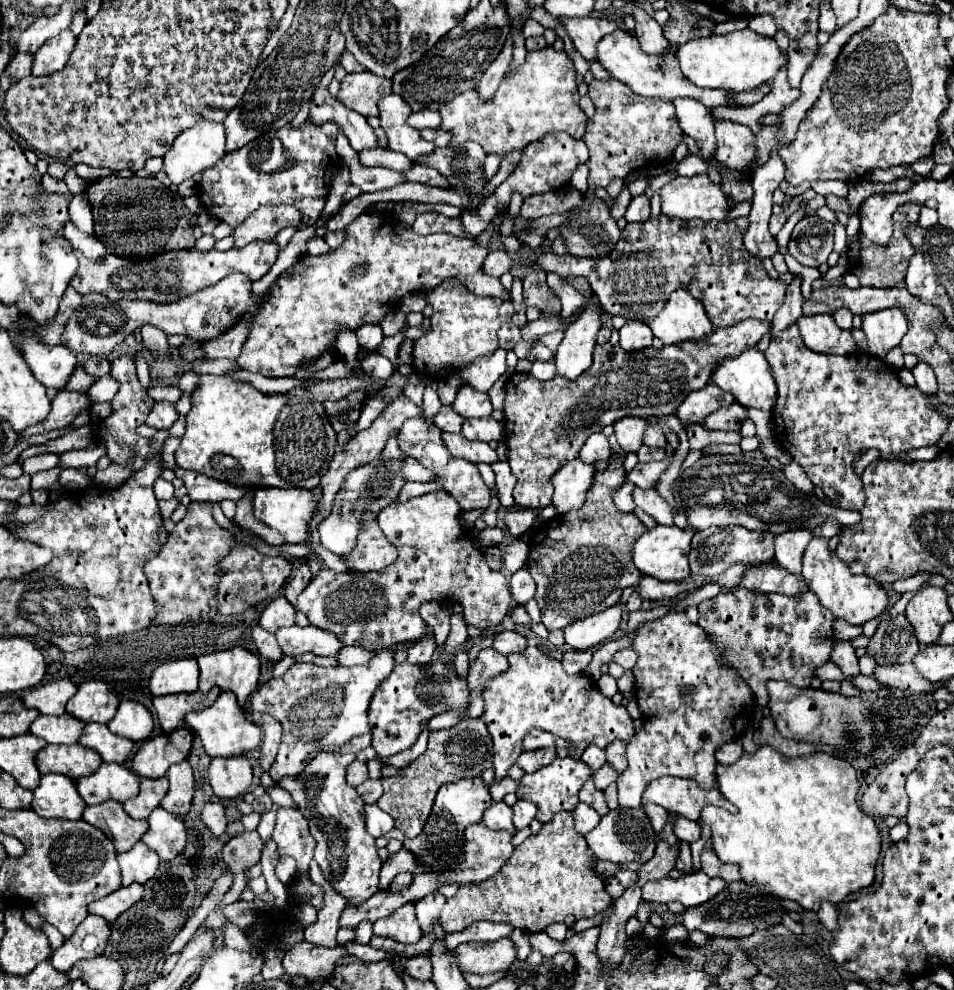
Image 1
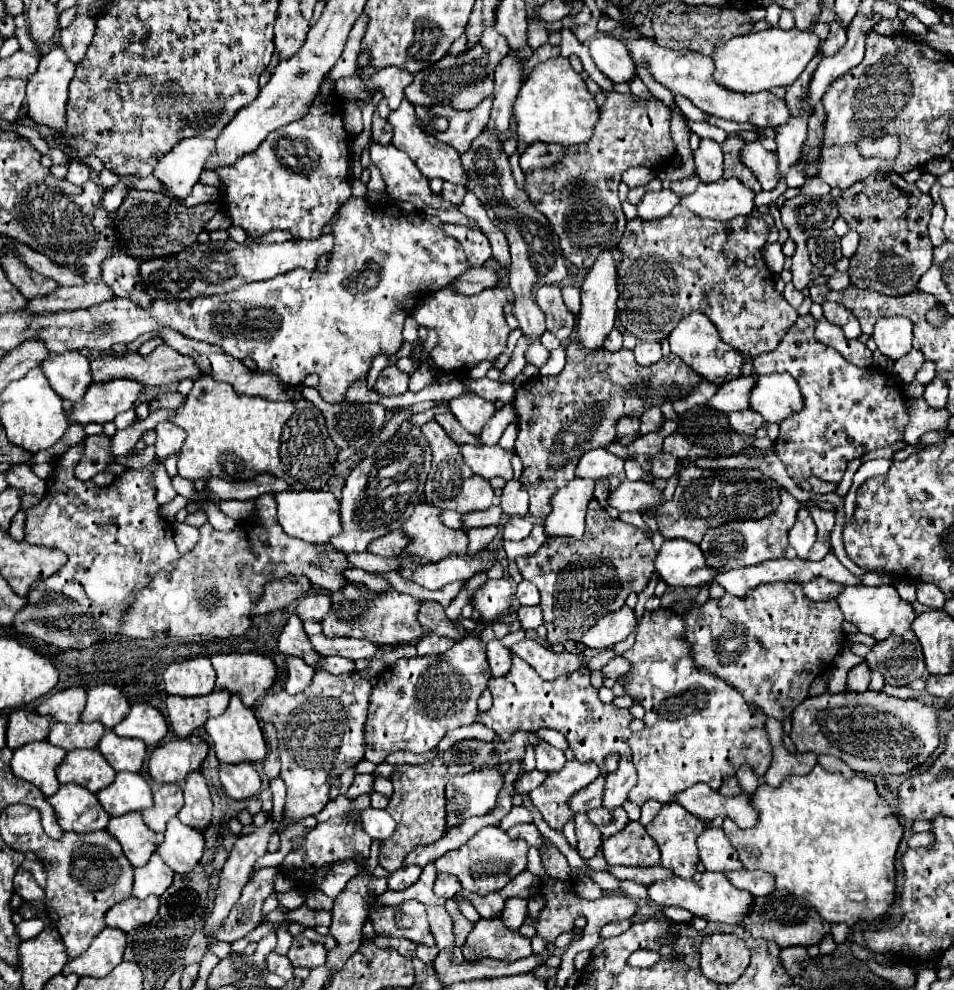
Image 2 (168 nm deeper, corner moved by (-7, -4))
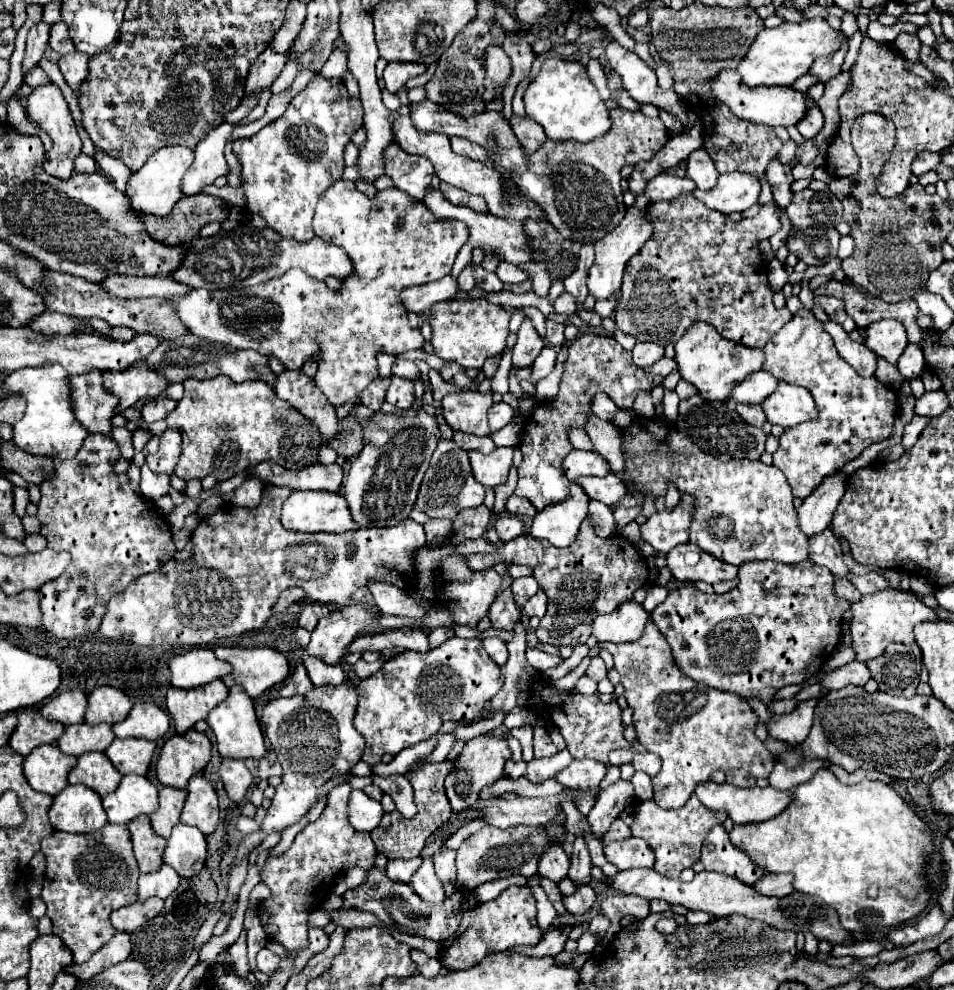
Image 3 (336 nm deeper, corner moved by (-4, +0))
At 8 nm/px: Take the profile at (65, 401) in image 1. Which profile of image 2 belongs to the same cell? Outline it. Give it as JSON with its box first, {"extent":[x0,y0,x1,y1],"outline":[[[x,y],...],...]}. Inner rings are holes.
{"extent":[67,378,143,424],"outline":[[[113,378],[113,380],[107,380],[107,382],[93,382],[83,398],[83,402],[77,402],[73,404],[73,410],[67,412],[67,418],[69,422],[77,422],[77,424],[89,424],[89,422],[111,422],[117,414],[133,408],[139,400],[139,394],[143,392],[143,384],[135,382],[135,380],[129,380],[129,378]]]}

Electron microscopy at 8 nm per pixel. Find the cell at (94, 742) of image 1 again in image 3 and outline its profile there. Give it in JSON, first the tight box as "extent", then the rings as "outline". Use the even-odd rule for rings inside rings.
{"extent":[104,738,156,774],"outline":[[[114,738],[112,746],[104,752],[108,760],[114,764],[114,768],[120,774],[146,774],[152,754],[156,750],[156,742],[142,740],[142,738],[126,738],[118,740]]]}

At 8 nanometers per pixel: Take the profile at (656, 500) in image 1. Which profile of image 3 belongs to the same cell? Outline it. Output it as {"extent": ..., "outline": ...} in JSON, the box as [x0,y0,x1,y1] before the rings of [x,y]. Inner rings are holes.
{"extent":[576,474,628,506],"outline":[[[608,474],[604,478],[578,478],[576,482],[584,488],[590,498],[600,500],[606,506],[616,506],[628,494],[626,486],[616,474]]]}

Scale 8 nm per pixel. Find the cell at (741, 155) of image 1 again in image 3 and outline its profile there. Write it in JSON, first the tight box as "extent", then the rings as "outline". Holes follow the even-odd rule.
{"extent":[766,158,794,208],"outline":[[[772,158],[772,162],[768,162],[766,166],[766,178],[772,186],[772,192],[774,192],[774,200],[780,208],[786,208],[790,198],[792,198],[792,192],[790,192],[790,184],[794,182],[792,178],[792,172],[790,172],[790,166],[782,164],[778,158]]]}

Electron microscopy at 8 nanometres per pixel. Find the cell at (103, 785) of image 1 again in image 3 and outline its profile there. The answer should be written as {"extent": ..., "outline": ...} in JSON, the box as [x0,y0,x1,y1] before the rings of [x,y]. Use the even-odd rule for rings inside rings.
{"extent":[102,774,158,824],"outline":[[[126,774],[120,786],[102,798],[108,822],[128,824],[140,814],[152,814],[158,808],[156,786],[140,774]]]}

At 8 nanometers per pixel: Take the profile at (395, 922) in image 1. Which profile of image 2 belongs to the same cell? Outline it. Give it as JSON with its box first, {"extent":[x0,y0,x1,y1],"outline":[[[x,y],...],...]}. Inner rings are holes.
{"extent":[369,900,435,946],"outline":[[[407,900],[399,906],[383,906],[369,914],[375,934],[407,938],[419,944],[435,946],[435,938],[429,932],[425,906],[417,900]]]}

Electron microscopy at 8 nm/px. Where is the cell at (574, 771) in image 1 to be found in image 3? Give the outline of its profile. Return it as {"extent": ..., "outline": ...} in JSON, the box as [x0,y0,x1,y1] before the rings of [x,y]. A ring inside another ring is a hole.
{"extent":[554,758,606,788],"outline":[[[574,758],[560,774],[554,776],[556,782],[560,782],[564,788],[592,788],[598,786],[600,780],[606,774],[606,764],[590,758]]]}

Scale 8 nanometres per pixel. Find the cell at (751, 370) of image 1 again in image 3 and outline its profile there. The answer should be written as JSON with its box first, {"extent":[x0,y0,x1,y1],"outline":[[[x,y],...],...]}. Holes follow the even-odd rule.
{"extent":[762,380,816,428],"outline":[[[778,380],[776,392],[772,392],[762,404],[762,410],[770,424],[792,428],[800,422],[816,418],[816,406],[812,394],[796,384]]]}

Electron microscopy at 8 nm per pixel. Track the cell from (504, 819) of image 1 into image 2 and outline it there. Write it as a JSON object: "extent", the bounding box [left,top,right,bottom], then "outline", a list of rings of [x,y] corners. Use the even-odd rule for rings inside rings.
{"extent":[507,824,545,850],"outline":[[[515,824],[513,828],[509,828],[507,834],[509,834],[509,838],[523,838],[529,846],[533,846],[537,850],[545,848],[545,840],[539,834],[539,830],[537,830],[535,824]]]}

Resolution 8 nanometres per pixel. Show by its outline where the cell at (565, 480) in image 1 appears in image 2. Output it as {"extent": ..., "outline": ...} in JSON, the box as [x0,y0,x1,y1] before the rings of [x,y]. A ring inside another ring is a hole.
{"extent":[543,478,593,538],"outline":[[[575,478],[551,500],[551,514],[543,528],[551,538],[581,538],[585,532],[585,512],[593,500],[593,482]]]}

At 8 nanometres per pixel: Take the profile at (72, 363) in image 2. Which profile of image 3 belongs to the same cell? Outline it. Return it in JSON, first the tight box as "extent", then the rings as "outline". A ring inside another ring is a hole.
{"extent":[68,372,118,434],"outline":[[[88,372],[88,374],[78,374],[78,376],[70,376],[68,378],[68,388],[70,388],[70,402],[74,408],[74,414],[78,418],[78,422],[94,434],[108,434],[112,430],[110,426],[110,418],[116,414],[114,408],[118,406],[118,398],[114,398],[112,394],[108,394],[102,388],[102,378],[100,372]]]}

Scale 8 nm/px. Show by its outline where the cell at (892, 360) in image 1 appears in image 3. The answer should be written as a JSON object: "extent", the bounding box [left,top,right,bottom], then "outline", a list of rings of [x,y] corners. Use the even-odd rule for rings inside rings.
{"extent":[896,344,926,380],"outline":[[[908,344],[896,366],[898,366],[898,370],[900,370],[900,374],[902,374],[904,378],[908,378],[908,380],[918,378],[920,372],[926,368],[922,350],[920,350],[916,344]]]}

